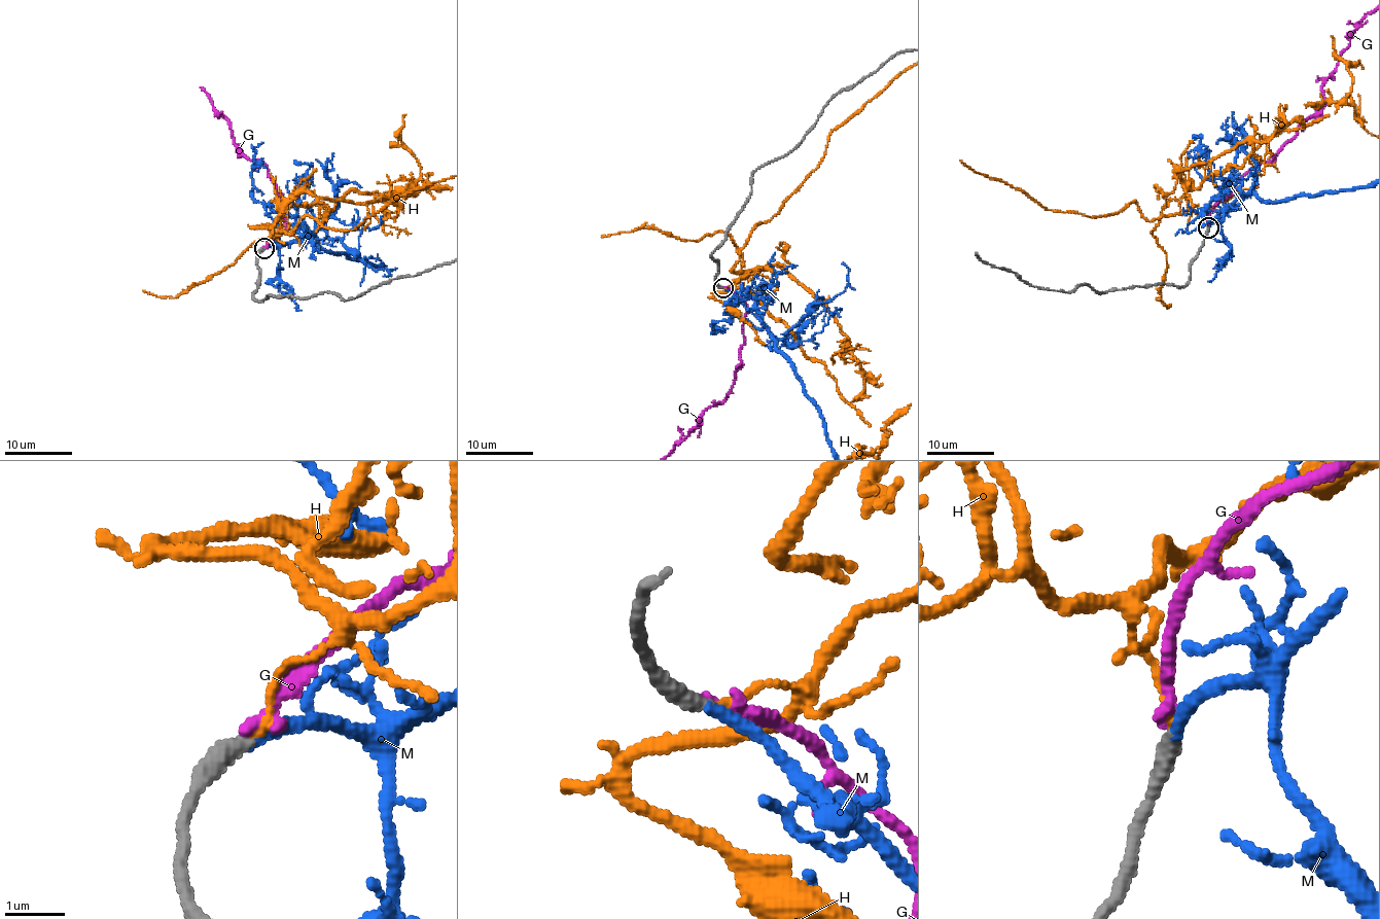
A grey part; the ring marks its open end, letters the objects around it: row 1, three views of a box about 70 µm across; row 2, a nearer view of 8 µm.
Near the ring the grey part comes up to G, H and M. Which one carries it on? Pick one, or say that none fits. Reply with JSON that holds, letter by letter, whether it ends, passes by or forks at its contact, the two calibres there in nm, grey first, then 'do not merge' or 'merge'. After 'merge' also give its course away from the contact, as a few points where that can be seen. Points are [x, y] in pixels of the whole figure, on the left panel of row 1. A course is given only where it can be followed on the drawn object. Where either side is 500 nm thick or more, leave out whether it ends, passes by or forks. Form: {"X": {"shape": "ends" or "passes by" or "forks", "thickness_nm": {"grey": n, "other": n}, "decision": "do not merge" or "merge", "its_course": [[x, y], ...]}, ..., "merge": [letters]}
{"G": {"shape": "ends", "thickness_nm": {"grey": 320, "other": 200}, "decision": "do not merge"}, "H": {"shape": "ends", "thickness_nm": {"grey": 320, "other": 90}, "decision": "do not merge"}, "M": {"shape": "ends", "thickness_nm": {"grey": 320, "other": 200}, "decision": "merge"}, "merge": ["M"]}

